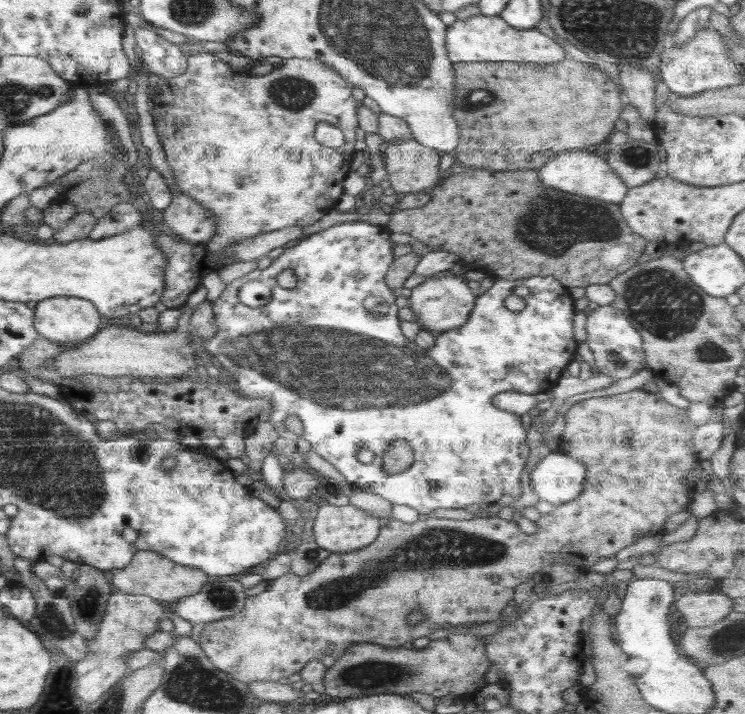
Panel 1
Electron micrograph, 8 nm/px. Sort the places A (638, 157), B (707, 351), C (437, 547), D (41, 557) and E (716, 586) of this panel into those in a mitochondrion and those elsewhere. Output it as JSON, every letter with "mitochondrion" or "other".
{"A":"mitochondrion","B":"mitochondrion","C":"mitochondrion","D":"other","E":"other"}

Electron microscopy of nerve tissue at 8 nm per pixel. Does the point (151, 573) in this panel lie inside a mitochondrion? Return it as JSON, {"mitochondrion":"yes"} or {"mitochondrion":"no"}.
{"mitochondrion":"no"}

